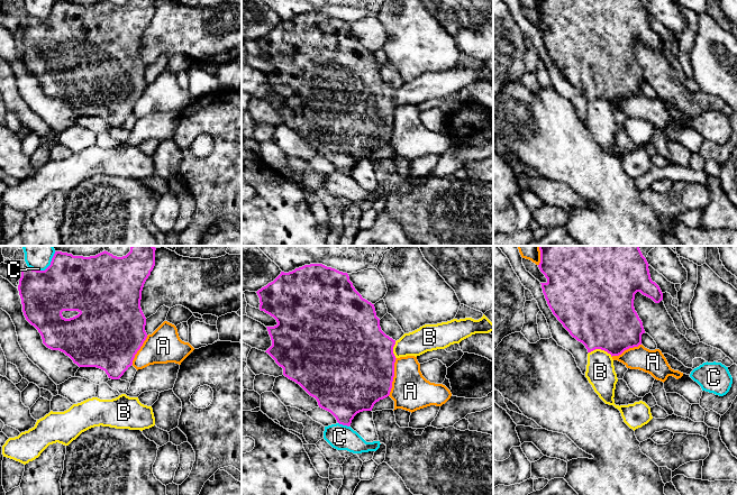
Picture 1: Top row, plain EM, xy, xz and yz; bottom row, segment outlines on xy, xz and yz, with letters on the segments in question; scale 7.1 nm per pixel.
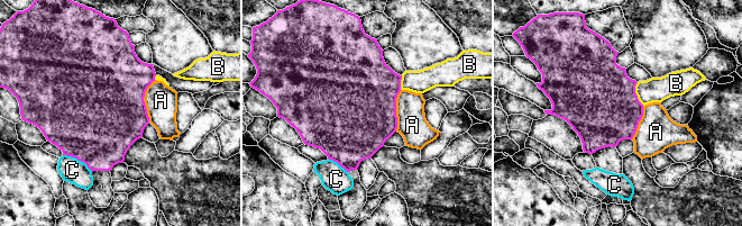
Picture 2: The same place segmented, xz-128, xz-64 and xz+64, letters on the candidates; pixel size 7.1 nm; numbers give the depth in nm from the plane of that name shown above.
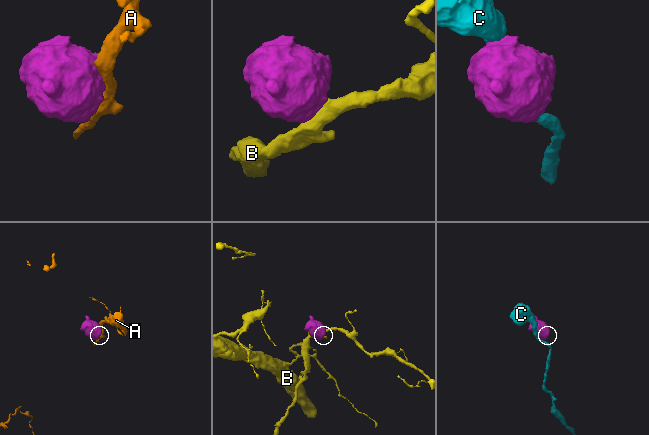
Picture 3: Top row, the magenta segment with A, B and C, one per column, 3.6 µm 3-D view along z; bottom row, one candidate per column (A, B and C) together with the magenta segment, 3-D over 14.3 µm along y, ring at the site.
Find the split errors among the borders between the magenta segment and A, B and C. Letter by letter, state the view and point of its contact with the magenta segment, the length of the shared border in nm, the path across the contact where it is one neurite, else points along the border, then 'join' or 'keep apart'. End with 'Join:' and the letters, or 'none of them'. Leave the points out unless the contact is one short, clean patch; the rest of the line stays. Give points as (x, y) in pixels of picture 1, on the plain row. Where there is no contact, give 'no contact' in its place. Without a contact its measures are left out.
A: meets magenta in xz at (393, 125); contact 280 nm long; keep apart
B: meets magenta in yz at (601, 98); contact 170 nm long; keep apart
C: meets magenta in xy at (46, 17); contact 240 nm long; keep apart
Join: none of them

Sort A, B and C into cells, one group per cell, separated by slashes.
A / B / C

